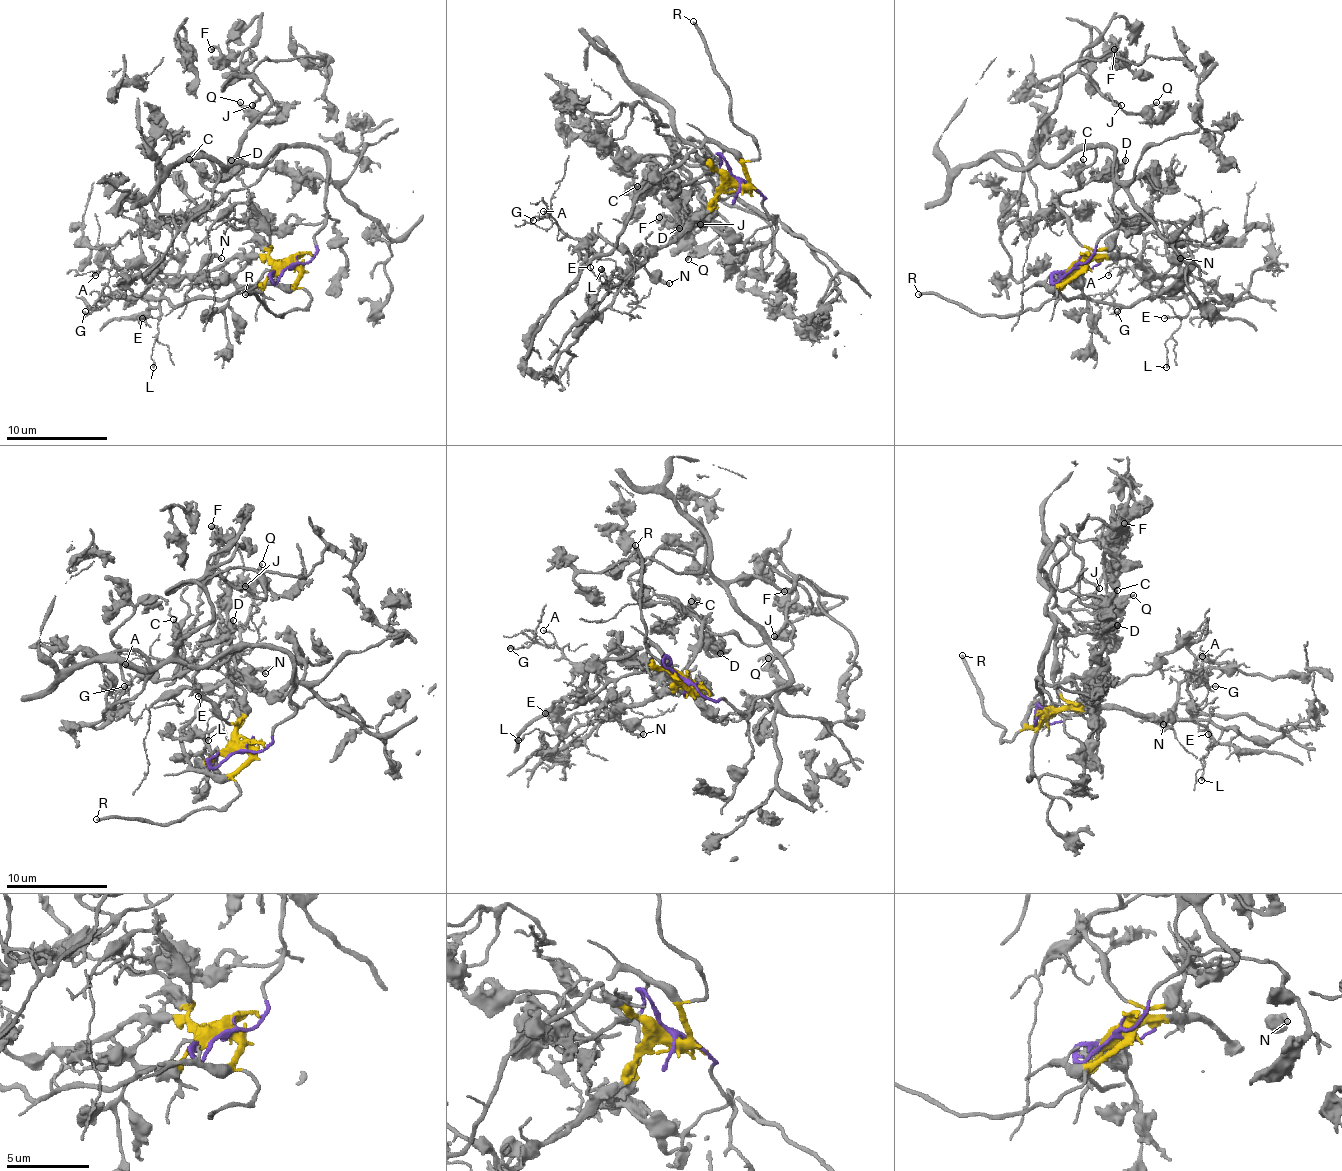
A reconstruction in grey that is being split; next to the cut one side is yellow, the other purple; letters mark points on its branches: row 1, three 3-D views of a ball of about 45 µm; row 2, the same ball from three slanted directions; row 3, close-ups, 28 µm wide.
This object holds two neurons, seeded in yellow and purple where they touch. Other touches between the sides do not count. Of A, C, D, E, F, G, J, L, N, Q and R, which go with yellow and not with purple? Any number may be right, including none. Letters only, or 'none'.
A, E, G, L, N, R

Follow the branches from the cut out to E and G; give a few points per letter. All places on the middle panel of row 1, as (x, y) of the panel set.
E: (738, 180), (608, 292), (590, 266)
G: (738, 180), (639, 264), (606, 238), (593, 241), (570, 238), (550, 215), (540, 215), (532, 221)

